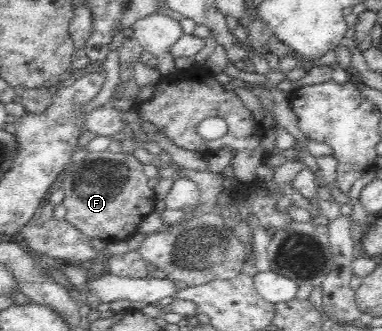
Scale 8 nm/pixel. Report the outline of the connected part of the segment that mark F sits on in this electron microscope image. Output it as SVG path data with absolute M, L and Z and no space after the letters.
M113 152L87 153L77 164L70 163L60 176L58 186L65 193L63 206L69 224L89 239L107 242L126 241L138 232L138 224L151 212L157 202L154 190L148 186L147 167L132 154Z

